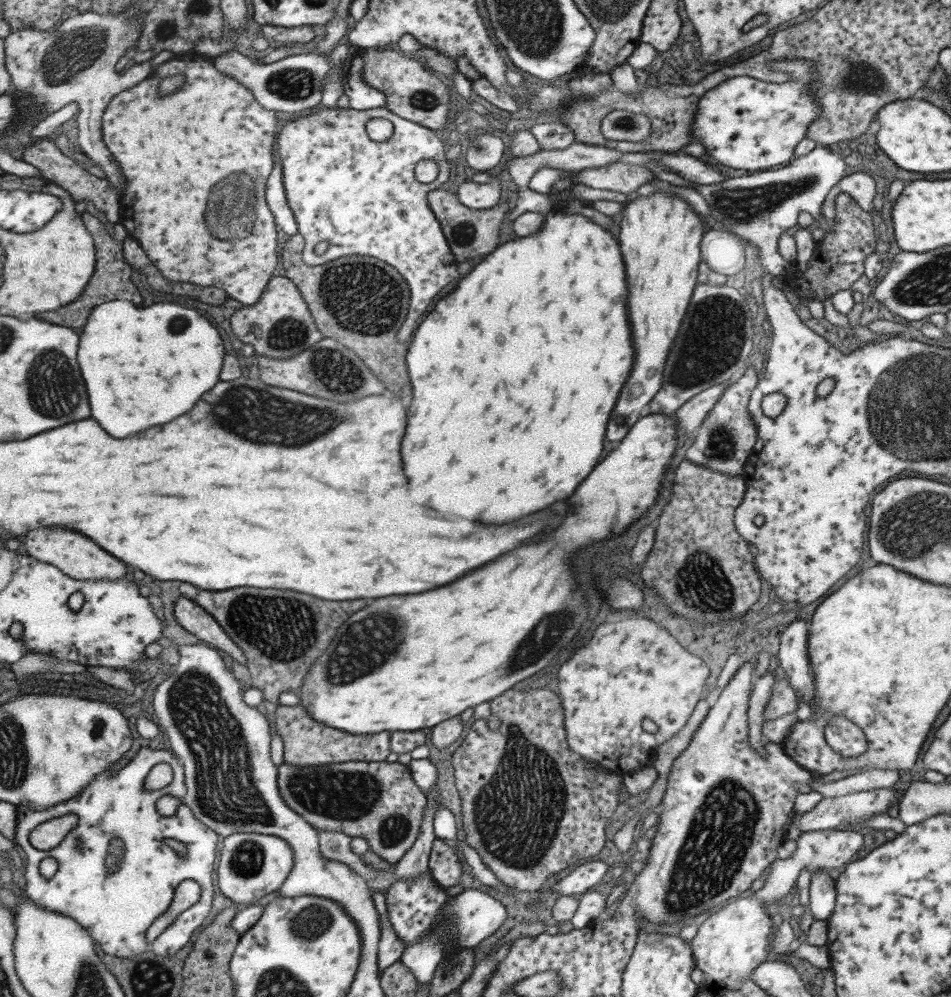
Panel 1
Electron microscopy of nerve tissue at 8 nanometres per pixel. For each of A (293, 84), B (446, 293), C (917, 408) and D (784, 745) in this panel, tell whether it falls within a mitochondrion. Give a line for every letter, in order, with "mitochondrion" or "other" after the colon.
A: mitochondrion
B: other
C: mitochondrion
D: other

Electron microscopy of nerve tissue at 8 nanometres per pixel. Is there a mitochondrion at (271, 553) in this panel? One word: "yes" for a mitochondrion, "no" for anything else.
no

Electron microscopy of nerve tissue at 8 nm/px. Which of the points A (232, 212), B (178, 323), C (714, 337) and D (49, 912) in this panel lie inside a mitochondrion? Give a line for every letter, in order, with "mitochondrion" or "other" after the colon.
A: mitochondrion
B: mitochondrion
C: mitochondrion
D: other

